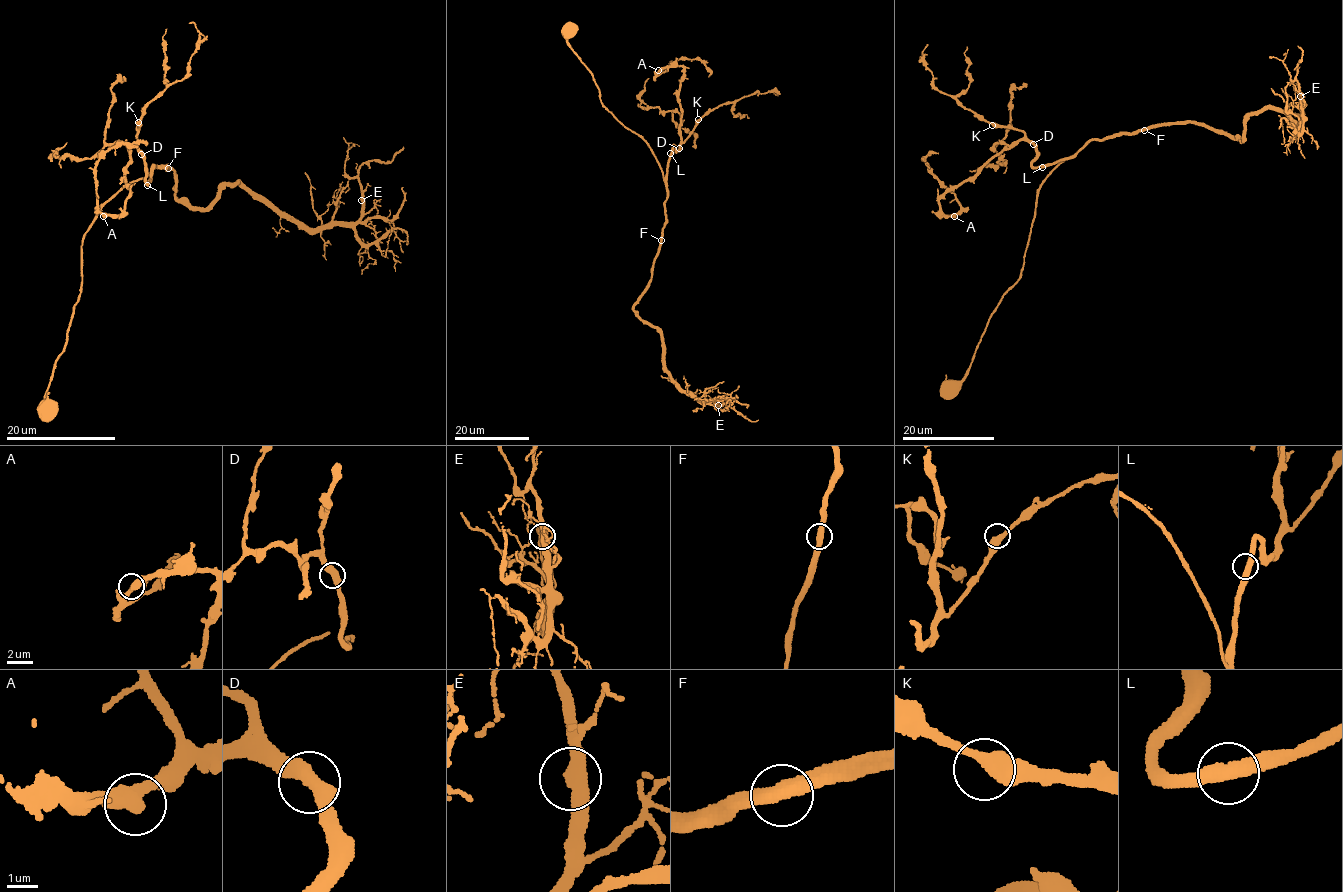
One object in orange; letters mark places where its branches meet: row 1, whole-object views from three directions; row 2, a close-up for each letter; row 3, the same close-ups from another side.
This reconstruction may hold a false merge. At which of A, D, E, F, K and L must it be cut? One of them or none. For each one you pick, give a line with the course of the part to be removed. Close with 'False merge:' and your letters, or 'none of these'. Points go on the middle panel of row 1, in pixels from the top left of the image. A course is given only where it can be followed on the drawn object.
False merge: none of these

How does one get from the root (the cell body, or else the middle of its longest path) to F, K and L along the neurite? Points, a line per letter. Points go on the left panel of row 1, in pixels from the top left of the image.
F: (46, 408), (50, 376), (79, 295), (83, 234), (98, 209), (123, 187), (145, 179), (153, 165), (168, 168)
K: (46, 408), (79, 295), (83, 234), (123, 187), (150, 180), (146, 184), (138, 122)
L: (46, 408), (50, 376), (66, 340), (79, 295), (83, 234), (98, 209), (123, 187), (149, 176), (147, 185)

